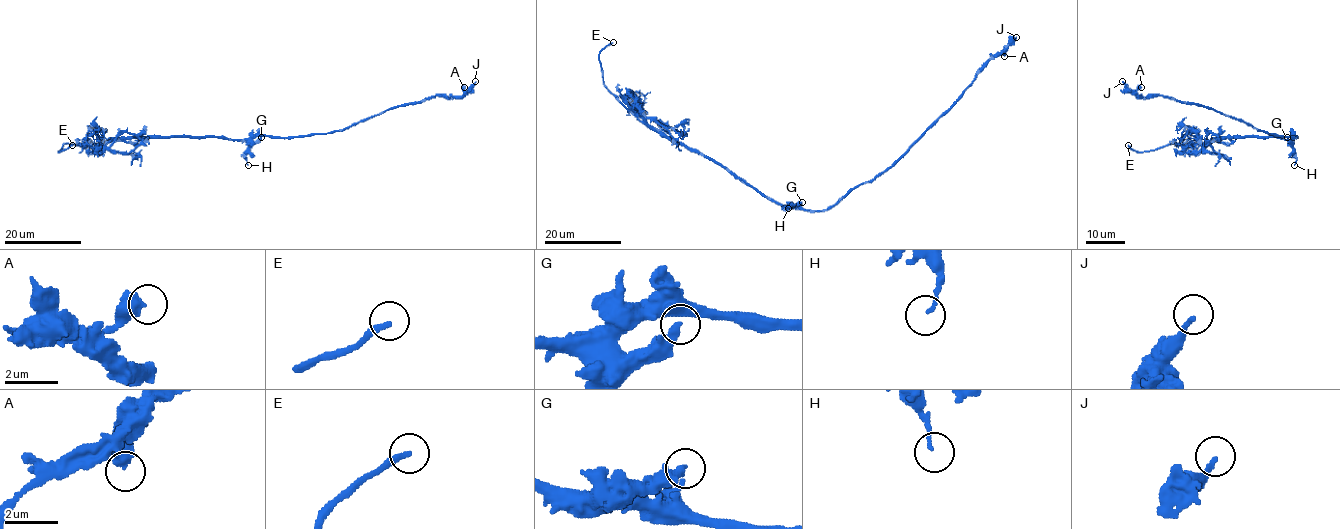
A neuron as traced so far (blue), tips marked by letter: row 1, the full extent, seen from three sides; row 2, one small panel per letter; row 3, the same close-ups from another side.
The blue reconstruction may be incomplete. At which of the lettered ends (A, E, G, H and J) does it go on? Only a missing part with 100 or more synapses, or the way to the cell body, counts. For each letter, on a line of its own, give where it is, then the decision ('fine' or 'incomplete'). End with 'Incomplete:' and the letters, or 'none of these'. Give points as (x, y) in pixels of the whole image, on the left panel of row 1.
A: (464, 87) | fine
E: (72, 145) | incomplete
G: (261, 137) | fine
H: (248, 165) | fine
J: (475, 81) | fine
Incomplete: E

